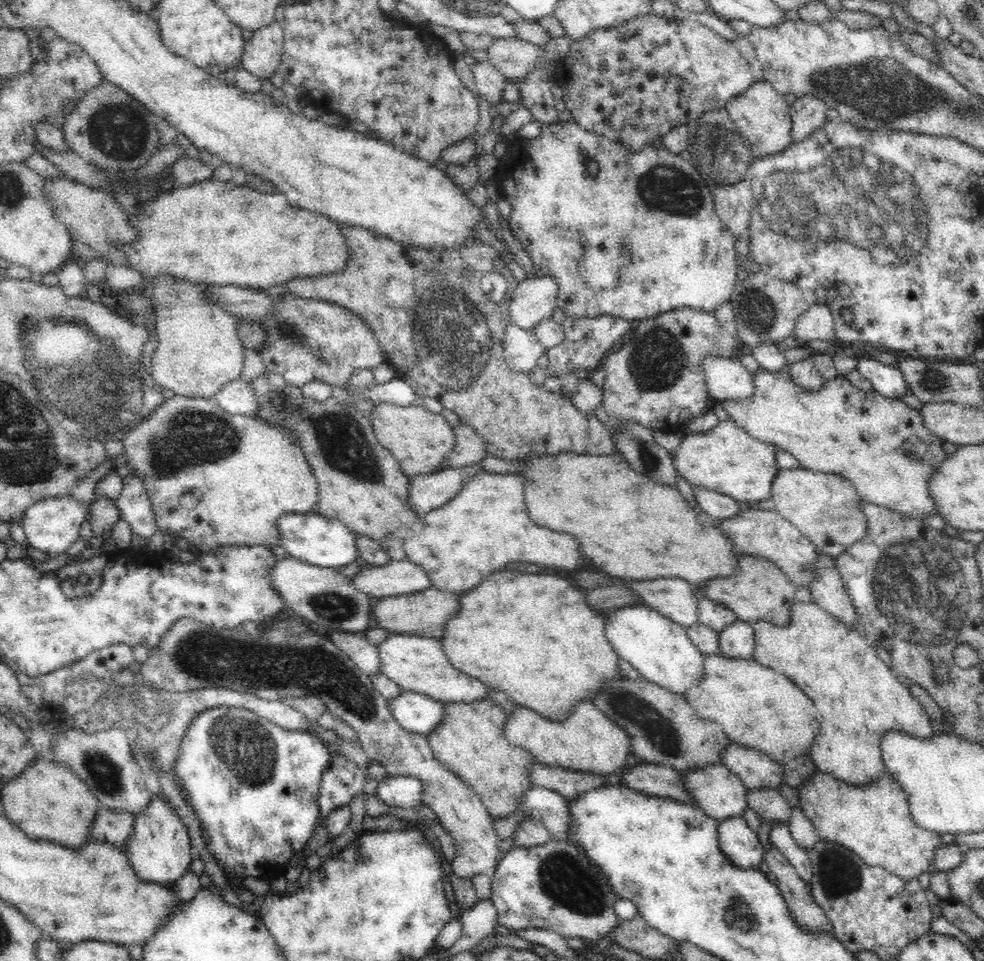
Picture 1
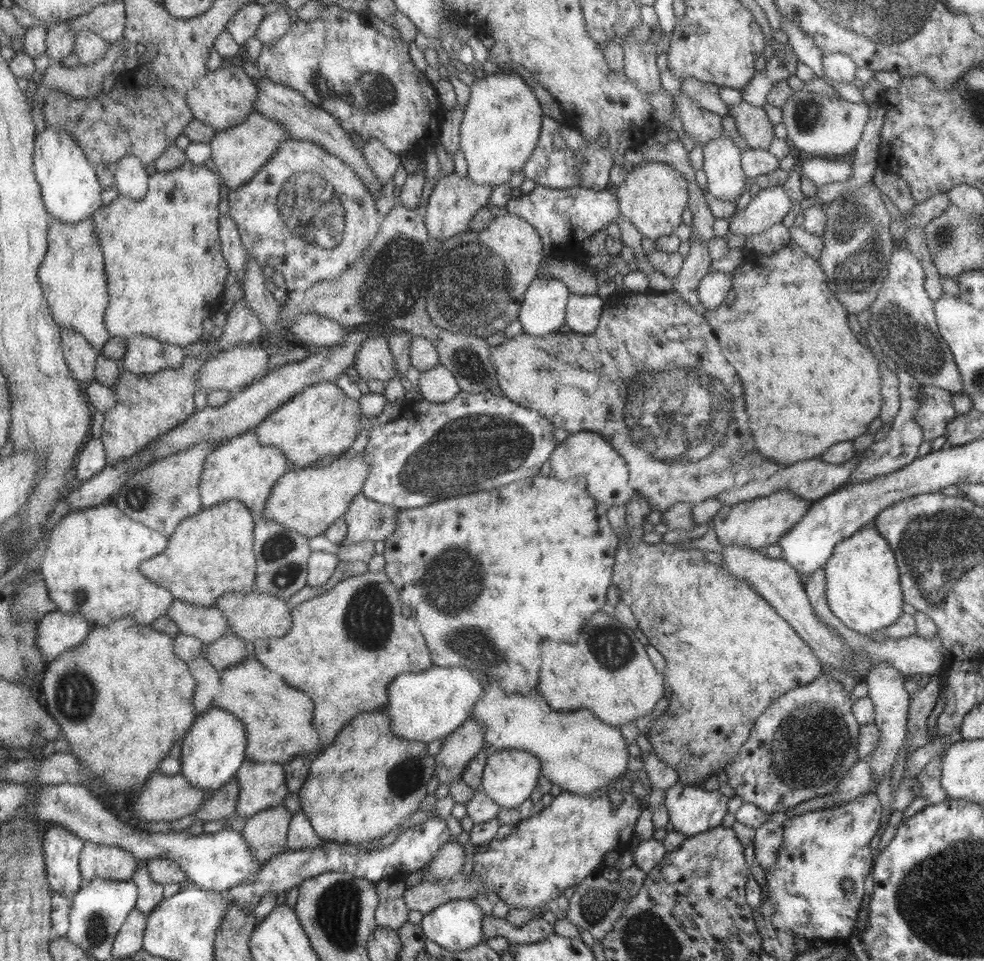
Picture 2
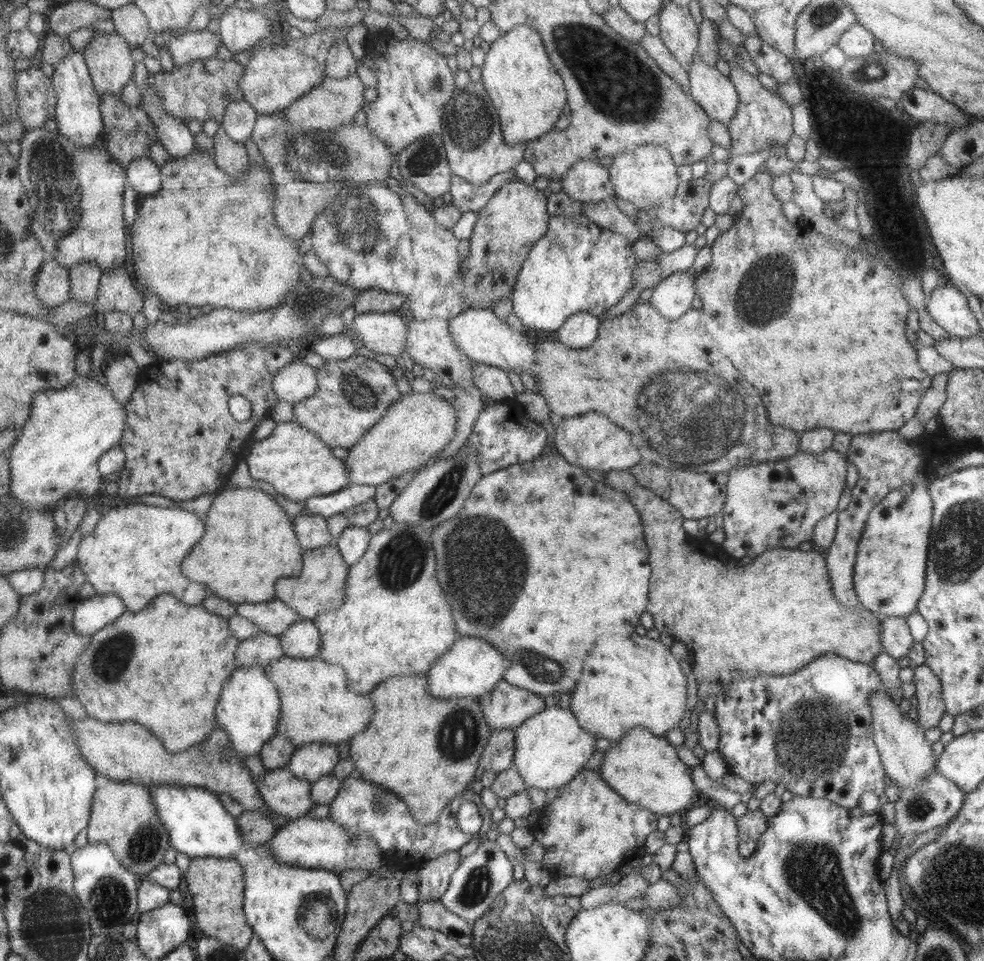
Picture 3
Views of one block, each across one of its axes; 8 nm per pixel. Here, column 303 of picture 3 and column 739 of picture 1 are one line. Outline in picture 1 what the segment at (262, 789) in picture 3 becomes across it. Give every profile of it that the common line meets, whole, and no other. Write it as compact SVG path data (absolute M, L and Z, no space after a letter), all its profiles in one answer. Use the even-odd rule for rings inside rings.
M722 762L704 769L684 771L682 772L682 781L684 781L684 787L694 800L693 804L700 807L704 813L710 815L710 818L714 820L722 821L726 818L741 816L749 806L746 799L748 791L744 783L738 778L737 774L734 774L734 771L731 771Z

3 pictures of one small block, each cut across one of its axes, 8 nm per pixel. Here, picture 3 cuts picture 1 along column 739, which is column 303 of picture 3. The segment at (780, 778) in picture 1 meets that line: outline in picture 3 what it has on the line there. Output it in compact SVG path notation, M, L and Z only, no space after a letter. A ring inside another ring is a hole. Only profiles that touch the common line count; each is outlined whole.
M321 742L306 743L294 750L293 757L284 768L293 771L298 778L308 779L313 783L320 777L332 773L338 762L341 760L337 745Z

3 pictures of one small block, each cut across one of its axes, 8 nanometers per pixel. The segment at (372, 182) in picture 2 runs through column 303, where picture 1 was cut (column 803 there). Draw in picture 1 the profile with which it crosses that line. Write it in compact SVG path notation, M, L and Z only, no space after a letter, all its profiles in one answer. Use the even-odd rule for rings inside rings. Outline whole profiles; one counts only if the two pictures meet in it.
M802 96L791 105L793 143L802 142L827 121L827 105L814 96Z

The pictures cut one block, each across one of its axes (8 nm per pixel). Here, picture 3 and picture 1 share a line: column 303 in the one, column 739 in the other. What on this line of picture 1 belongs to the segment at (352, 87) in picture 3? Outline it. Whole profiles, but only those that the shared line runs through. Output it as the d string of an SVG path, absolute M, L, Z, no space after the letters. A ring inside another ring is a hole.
M756 82L744 94L731 100L725 108L756 158L781 153L793 144L791 106L770 82Z

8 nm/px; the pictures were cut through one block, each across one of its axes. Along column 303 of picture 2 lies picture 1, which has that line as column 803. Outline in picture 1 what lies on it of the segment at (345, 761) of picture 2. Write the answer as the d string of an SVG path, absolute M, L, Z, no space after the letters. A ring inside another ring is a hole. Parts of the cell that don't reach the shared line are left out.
M818 771L812 774L809 782L798 786L796 790L799 797L798 808L802 809L802 812L812 821L819 839L845 846L856 853L866 864L886 869L906 881L914 881L920 874L930 872L936 850L945 845L939 833L924 830L917 825L917 822L914 822L913 814L910 813L912 807L909 805L905 791L902 790L900 783L887 773L882 774L872 785L857 786L847 785L836 777L832 777L830 773Z

